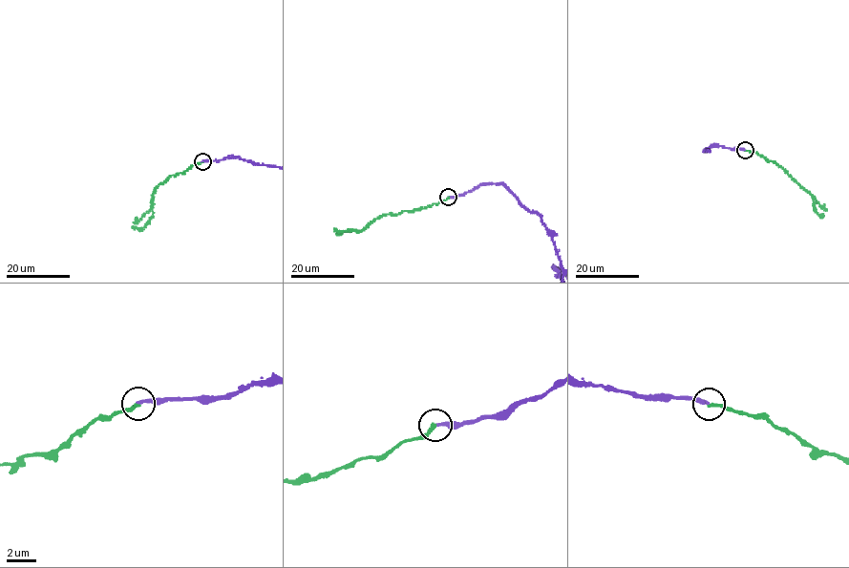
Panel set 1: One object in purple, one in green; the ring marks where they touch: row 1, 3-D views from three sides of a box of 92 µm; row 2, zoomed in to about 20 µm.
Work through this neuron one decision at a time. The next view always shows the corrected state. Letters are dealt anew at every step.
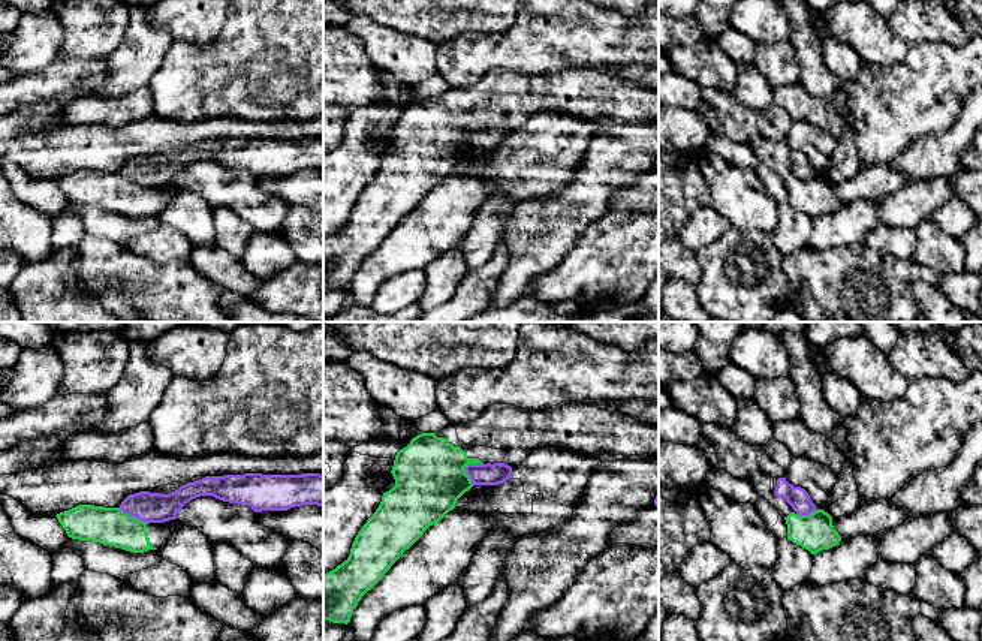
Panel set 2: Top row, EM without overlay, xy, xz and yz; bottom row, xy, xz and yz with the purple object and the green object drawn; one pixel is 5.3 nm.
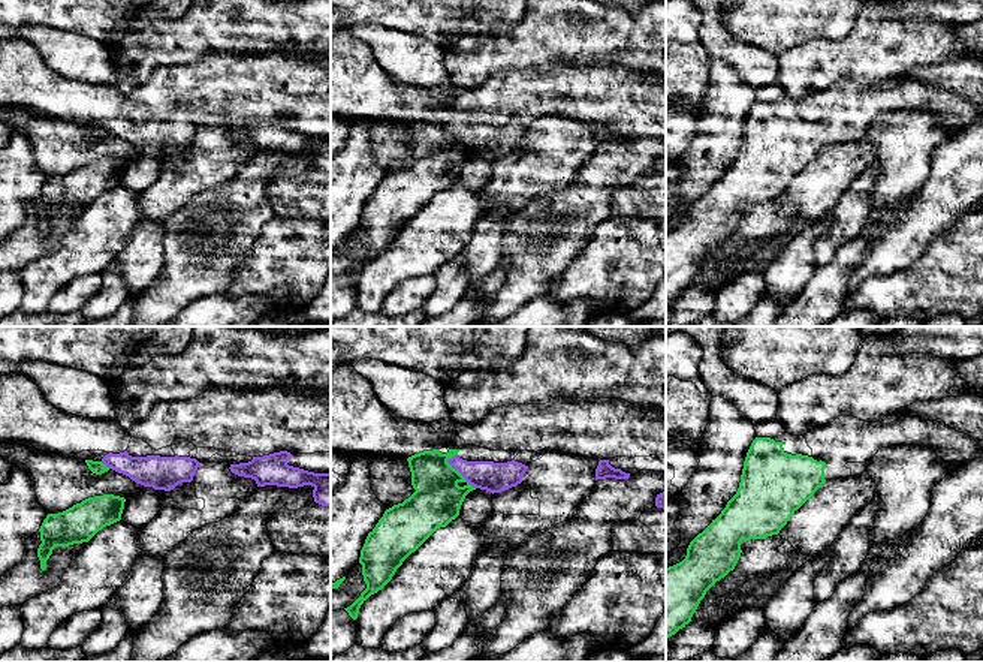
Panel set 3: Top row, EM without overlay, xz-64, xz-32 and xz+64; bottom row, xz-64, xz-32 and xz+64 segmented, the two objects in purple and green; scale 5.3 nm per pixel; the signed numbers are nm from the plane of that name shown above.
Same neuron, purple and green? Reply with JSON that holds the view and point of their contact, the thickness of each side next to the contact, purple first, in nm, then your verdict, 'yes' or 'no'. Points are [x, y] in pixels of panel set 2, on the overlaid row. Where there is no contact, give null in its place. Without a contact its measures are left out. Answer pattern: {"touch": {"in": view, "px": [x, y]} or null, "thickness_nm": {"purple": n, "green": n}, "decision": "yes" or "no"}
{"touch": {"in": "xz", "px": [464, 468]}, "thickness_nm": {"purple": 120, "green": 380}, "decision": "no"}

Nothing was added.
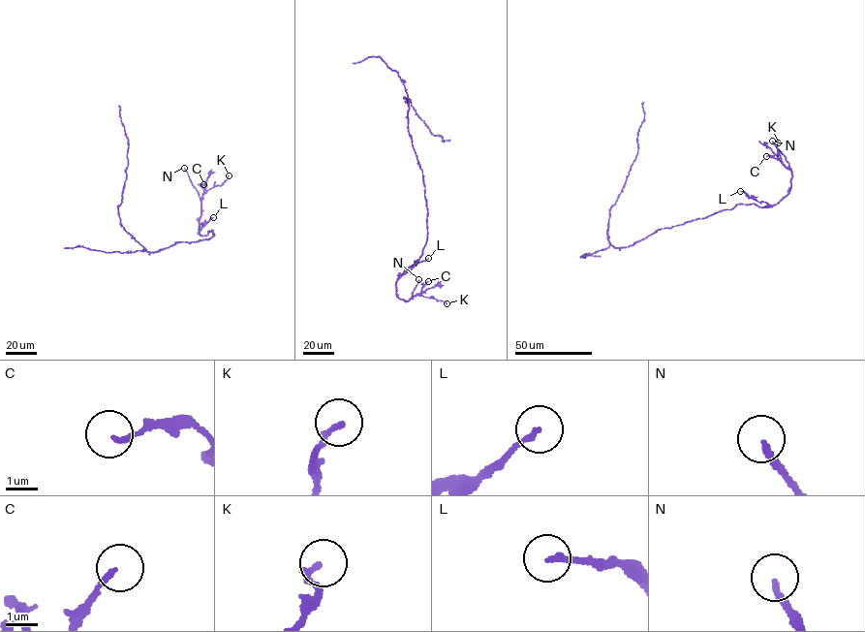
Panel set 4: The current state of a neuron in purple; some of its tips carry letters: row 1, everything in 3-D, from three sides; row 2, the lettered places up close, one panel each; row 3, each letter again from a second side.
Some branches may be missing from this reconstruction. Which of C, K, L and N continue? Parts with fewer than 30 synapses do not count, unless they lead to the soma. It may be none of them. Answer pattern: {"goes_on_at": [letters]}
{"goes_on_at": ["N"]}

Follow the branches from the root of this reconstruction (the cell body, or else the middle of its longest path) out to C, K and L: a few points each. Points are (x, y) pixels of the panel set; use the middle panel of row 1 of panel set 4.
C: (417, 160), (427, 209), (426, 241), (414, 266), (397, 278), (396, 296), (407, 301), (420, 292), (428, 281)
K: (417, 160), (427, 209), (426, 241), (414, 266), (397, 278), (396, 295), (407, 301), (422, 295), (447, 303)
L: (417, 160), (427, 209), (426, 241), (414, 266), (397, 279), (408, 268), (428, 258)

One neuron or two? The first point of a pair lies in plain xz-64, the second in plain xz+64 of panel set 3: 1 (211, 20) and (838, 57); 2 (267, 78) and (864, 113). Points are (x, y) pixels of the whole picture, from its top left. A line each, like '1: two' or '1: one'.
1: one
2: one

